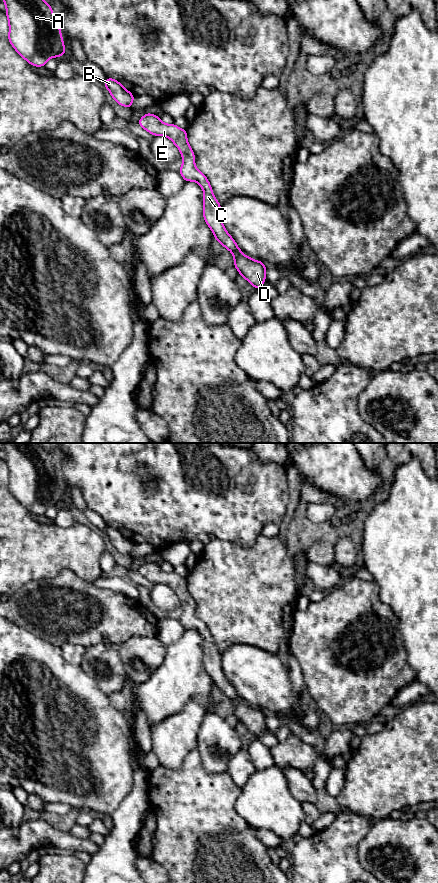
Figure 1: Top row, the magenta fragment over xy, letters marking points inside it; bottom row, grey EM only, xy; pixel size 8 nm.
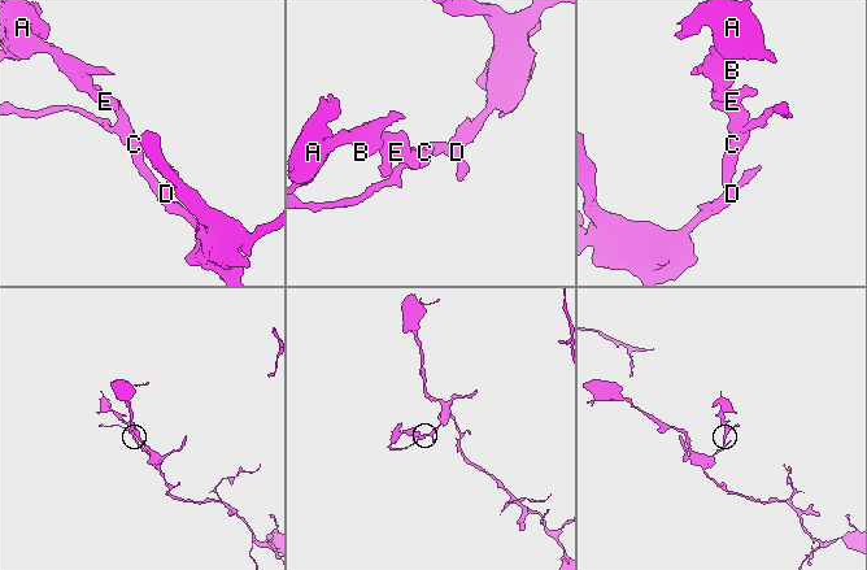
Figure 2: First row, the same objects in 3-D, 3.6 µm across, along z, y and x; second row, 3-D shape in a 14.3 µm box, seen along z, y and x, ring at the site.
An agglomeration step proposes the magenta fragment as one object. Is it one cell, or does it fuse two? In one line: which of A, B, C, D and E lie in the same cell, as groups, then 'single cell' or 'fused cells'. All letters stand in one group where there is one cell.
A B C D E; single cell

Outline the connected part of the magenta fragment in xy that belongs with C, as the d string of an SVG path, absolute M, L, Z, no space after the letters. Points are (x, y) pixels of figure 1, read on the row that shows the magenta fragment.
M146 113L137 123L153 136L162 135L168 137L177 146L183 160L179 173L186 182L197 182L203 189L203 217L205 223L210 227L220 245L232 252L234 266L239 274L256 290L259 290L266 280L266 265L261 261L245 256L225 229L222 223L221 205L214 197L206 176L195 167L195 154L187 141L186 130L179 128L175 124L164 124L160 117L151 113Z

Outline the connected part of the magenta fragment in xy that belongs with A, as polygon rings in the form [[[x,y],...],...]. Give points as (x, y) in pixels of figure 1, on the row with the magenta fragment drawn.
[[[2,0],[9,22],[8,39],[18,54],[32,66],[45,66],[52,57],[62,57],[66,51],[59,23],[51,6],[44,0]]]

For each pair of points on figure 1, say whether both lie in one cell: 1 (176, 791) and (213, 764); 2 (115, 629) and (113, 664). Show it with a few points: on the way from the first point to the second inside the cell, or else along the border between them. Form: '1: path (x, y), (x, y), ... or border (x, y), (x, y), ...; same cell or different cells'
1: border (197, 748), (201, 764), (208, 772), (225, 772); different cells
2: border (117, 644), (102, 642), (91, 646); different cells

